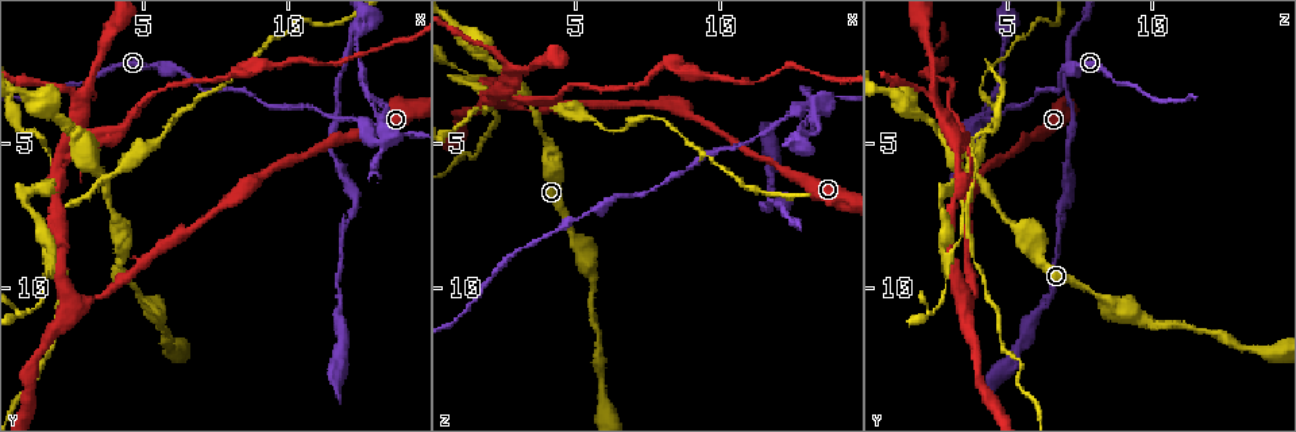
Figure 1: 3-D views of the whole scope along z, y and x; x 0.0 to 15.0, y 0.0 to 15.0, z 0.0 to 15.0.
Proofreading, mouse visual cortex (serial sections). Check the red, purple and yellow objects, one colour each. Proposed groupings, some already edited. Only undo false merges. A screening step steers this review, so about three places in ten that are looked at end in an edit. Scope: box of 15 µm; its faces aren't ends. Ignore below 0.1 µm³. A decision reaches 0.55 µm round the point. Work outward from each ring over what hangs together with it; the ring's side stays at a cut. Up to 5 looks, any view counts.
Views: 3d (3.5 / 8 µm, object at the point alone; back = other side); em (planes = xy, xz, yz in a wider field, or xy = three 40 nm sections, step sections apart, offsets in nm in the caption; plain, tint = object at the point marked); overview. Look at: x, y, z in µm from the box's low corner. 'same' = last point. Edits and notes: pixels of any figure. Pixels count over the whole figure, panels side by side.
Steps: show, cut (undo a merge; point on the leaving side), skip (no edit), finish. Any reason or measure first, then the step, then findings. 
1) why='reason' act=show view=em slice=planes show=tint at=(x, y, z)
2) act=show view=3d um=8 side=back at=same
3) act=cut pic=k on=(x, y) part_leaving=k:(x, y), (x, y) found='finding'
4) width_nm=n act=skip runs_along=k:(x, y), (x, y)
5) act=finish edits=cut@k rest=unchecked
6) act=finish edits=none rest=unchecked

why='thick turns thin' act=show view=3d um=8 side=back at=(2.8, 3.5, 2.4)

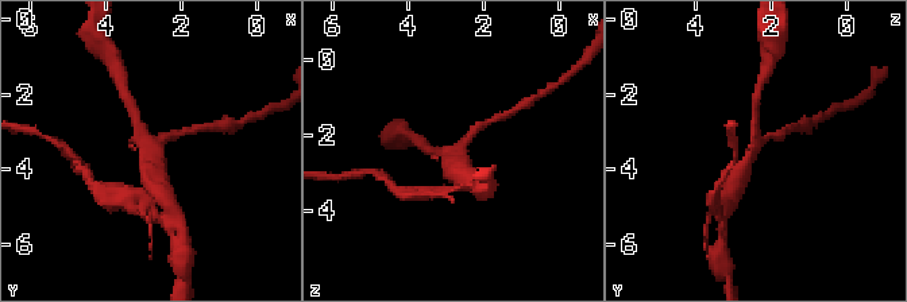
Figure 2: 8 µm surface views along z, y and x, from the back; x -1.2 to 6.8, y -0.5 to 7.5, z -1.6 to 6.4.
why='shape alone is not enough' act=show view=em slice=xy step=3 show=tint at=(2.9, 3.5, 2.4)

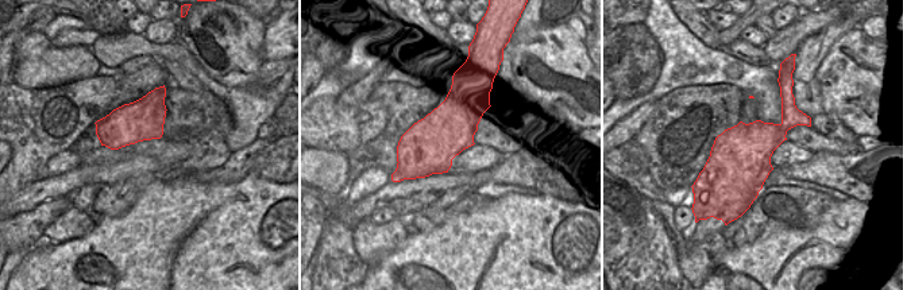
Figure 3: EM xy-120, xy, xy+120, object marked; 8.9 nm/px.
act=skip runs_along=2:(154, 182), (149, 146), (134, 112) found='one cell here'

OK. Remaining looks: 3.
why='four-way junction' act=show view=3d um=3.5 at=(3.5, 6.0, 3.7)

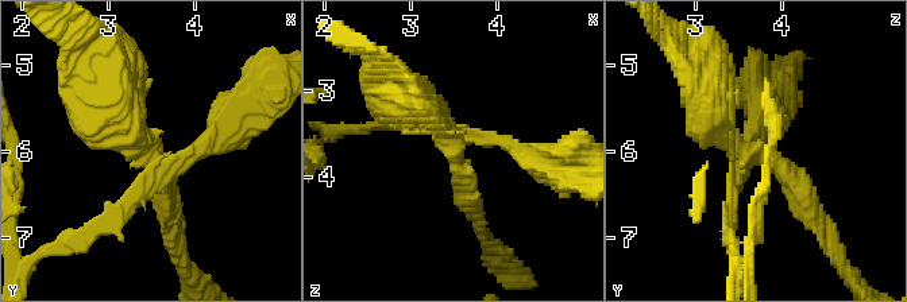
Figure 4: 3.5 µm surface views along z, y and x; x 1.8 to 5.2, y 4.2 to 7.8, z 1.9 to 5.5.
arms=4 act=cut pic=4 on=(208, 147) part_leaving=4:(157, 169), (87, 240), (49, 248) found='a second cell is stuck on'

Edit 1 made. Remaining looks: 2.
act=finish edits=cut@4 rest=unchecked

